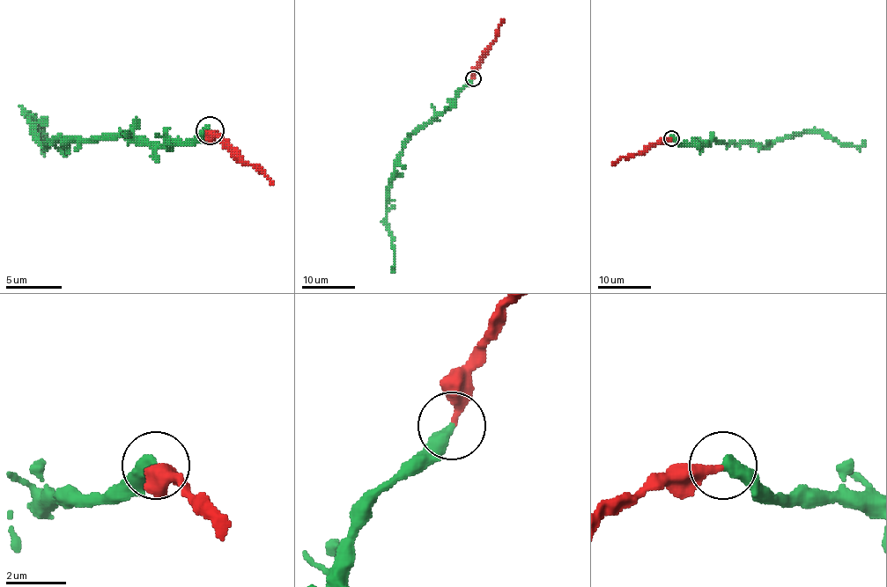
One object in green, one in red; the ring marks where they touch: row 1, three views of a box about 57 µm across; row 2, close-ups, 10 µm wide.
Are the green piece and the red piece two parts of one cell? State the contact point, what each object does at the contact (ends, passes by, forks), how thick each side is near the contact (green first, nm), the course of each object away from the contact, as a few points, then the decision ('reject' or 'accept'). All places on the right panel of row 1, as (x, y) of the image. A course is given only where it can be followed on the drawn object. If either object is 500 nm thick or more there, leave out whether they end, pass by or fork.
at (671, 138); green ends there; red ends there; 460 nm thick on the green side, 340 nm on the other; green runs (671, 139), (699, 145), (717, 142), (772, 145), (806, 132), (824, 132), (848, 145), (861, 145), (866, 140); red runs (671, 139), (661, 139), (635, 155), (622, 157), (611, 164); reject

